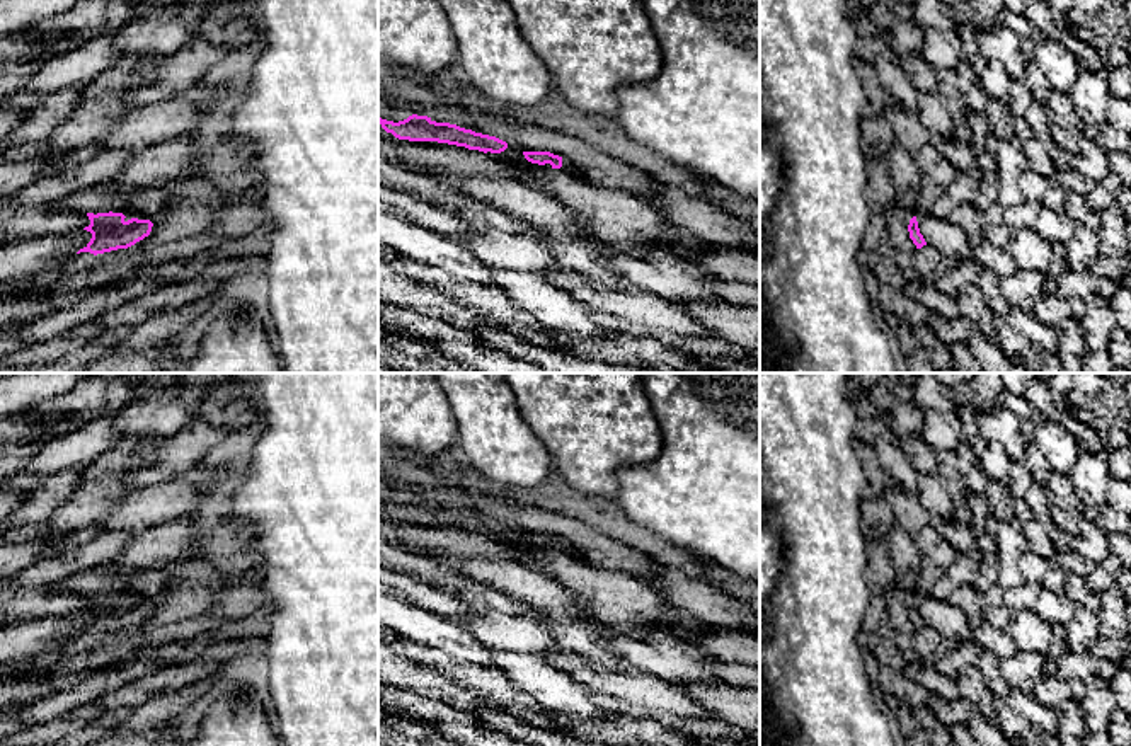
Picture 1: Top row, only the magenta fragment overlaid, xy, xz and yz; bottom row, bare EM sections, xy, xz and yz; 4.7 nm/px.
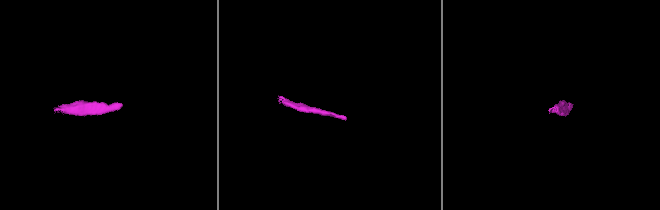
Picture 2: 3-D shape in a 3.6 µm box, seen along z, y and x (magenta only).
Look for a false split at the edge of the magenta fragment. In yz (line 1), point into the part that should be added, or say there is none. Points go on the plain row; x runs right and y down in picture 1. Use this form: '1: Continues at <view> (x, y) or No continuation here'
1: No continuation here

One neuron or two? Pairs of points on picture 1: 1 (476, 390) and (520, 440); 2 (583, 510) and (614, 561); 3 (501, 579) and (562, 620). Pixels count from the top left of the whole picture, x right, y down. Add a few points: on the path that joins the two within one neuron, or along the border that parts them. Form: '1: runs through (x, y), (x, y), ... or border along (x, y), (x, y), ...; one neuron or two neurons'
1: runs through (482, 402), (508, 428); one neuron
2: border along (559, 511), (631, 547); two neurons
3: runs through (516, 581), (530, 588), (547, 605); one neuron

